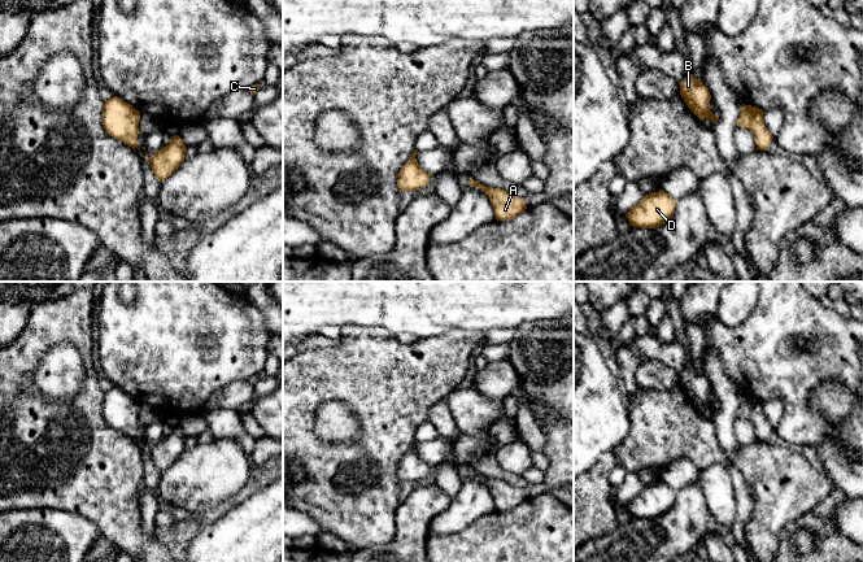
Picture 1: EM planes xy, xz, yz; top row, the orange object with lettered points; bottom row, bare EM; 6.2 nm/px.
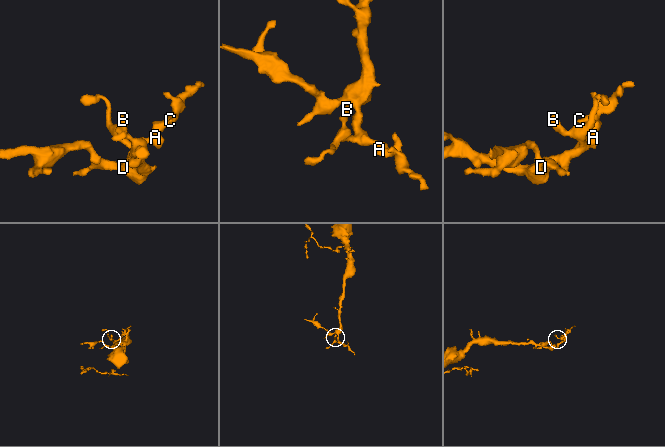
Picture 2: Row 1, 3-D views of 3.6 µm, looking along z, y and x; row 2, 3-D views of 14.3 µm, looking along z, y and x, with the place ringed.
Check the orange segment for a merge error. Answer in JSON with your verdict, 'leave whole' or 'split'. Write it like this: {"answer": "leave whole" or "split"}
{"answer": "leave whole"}

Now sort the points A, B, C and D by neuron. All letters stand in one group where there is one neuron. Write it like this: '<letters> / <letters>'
A B C D

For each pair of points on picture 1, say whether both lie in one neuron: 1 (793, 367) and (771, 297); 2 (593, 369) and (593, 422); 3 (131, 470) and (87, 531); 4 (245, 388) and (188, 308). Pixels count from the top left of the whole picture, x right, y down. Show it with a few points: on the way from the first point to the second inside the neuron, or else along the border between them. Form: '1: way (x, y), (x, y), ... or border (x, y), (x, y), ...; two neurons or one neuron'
1: way (785, 351), (783, 314); one neuron
2: way (593, 382), (601, 396), (593, 404), (593, 409); one neuron
3: border (64, 512), (75, 512), (86, 517), (101, 535); two neurons
4: border (247, 380), (230, 382), (212, 393); two neurons

